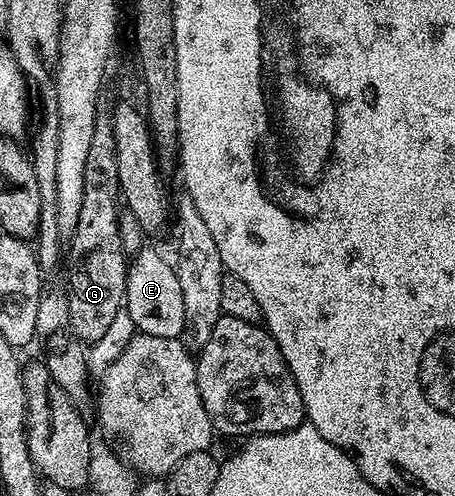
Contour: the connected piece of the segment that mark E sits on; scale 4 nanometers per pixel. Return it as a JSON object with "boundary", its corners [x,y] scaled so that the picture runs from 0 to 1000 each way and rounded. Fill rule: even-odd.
{"boundary":[[[316,500],[286,522],[279,540],[275,621],[299,667],[327,677],[393,681],[411,663],[404,599],[387,538],[365,528],[341,504]]]}

